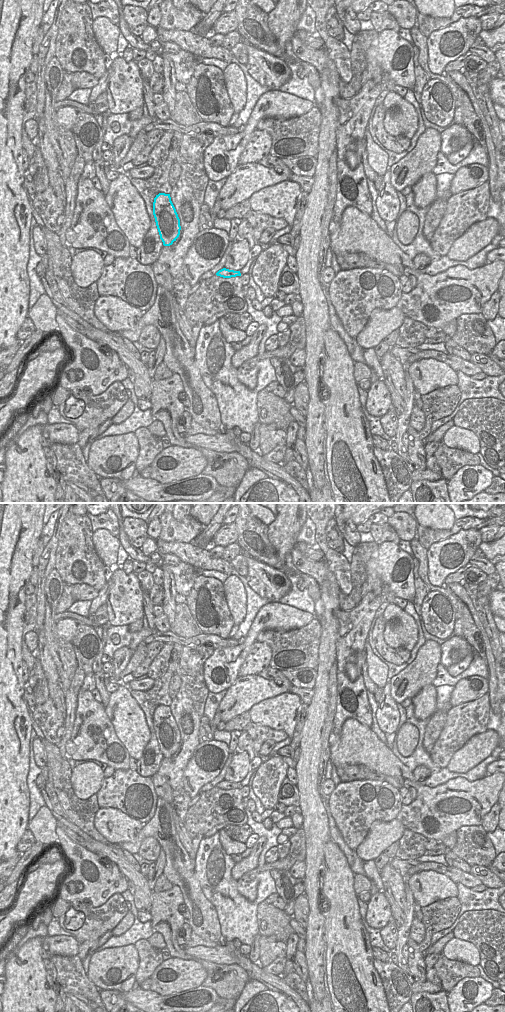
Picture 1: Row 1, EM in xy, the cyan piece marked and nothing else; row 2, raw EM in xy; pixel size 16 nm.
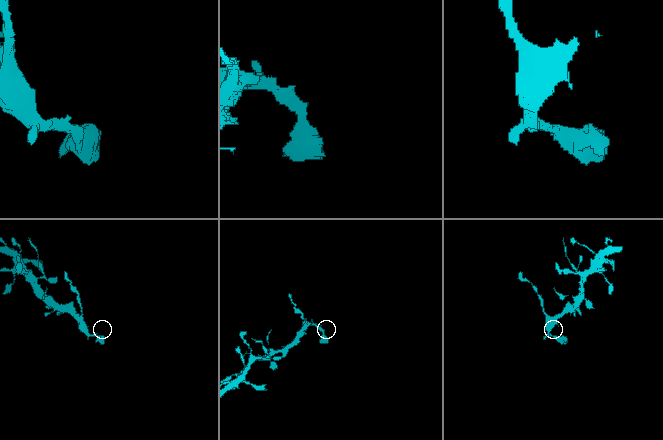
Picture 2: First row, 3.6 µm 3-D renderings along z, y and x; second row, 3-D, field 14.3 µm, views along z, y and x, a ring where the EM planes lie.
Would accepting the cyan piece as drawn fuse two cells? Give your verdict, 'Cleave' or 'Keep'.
Keep

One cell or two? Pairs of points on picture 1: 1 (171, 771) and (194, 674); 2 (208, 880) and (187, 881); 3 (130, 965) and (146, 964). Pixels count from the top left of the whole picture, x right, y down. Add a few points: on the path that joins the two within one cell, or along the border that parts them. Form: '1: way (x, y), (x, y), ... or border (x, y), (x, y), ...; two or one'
1: way (187, 747), (189, 727), (193, 723), (193, 698); one
2: border (194, 860), (196, 879), (203, 895), (209, 901); two
3: border (133, 944), (138, 956), (136, 980); two

